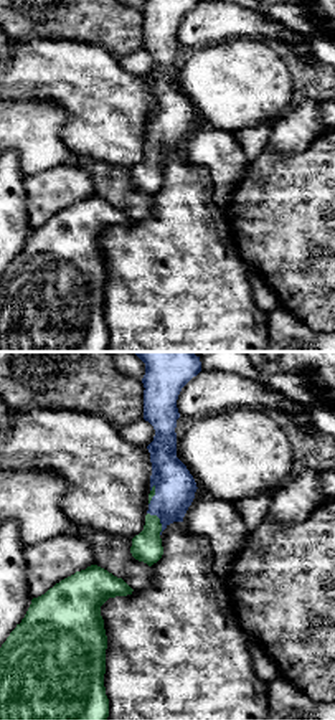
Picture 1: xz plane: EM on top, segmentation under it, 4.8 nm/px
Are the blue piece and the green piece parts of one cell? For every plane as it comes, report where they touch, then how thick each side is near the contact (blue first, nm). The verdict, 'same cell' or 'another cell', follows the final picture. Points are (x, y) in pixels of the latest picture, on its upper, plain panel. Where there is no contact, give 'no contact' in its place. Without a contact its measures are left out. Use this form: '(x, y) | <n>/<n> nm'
(160, 151) | 200/140 nm

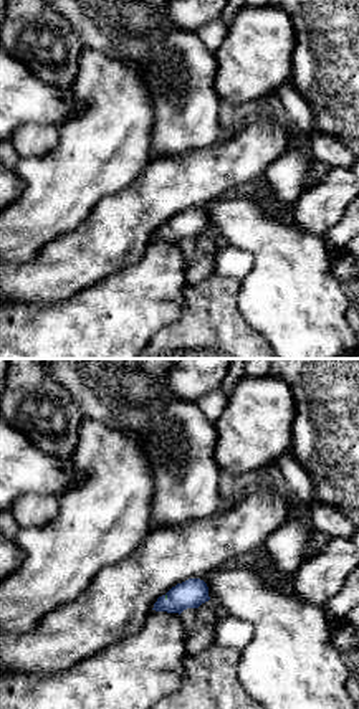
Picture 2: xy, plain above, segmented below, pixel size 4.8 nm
(164, 227) | 140/20 nm

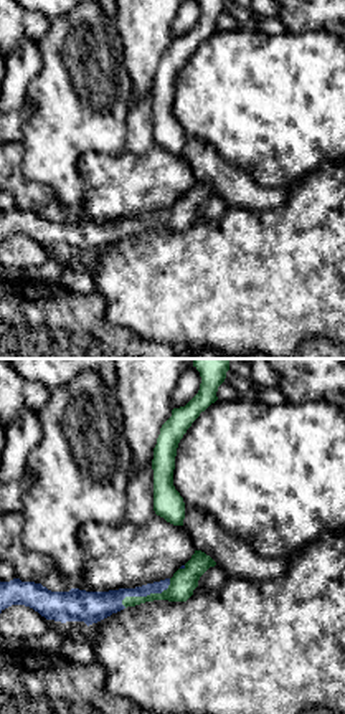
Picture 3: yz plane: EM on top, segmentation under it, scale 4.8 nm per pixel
(147, 223) | 140/120 nm

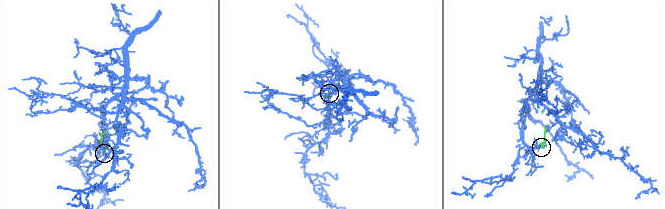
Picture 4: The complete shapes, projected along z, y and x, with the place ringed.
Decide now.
same cell

